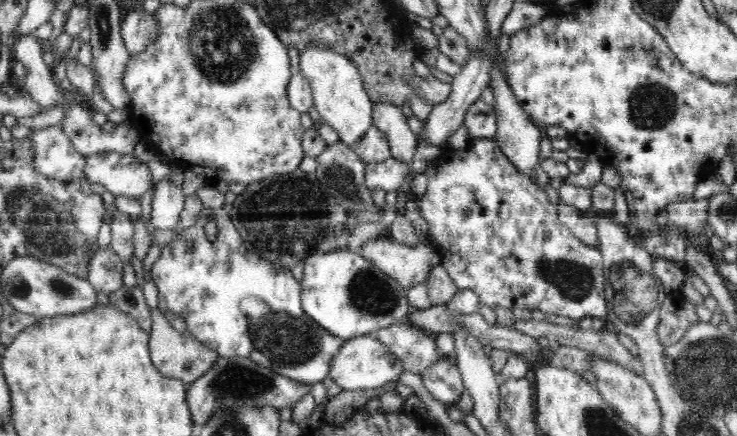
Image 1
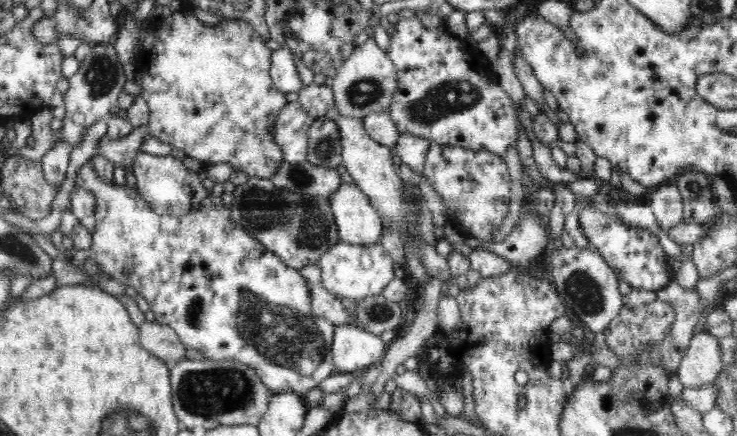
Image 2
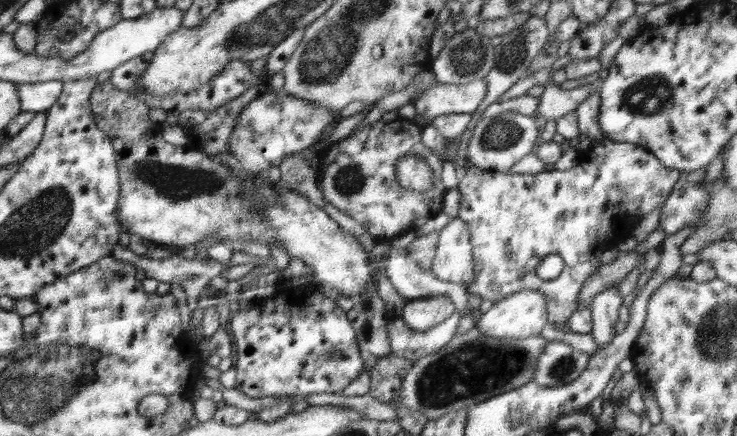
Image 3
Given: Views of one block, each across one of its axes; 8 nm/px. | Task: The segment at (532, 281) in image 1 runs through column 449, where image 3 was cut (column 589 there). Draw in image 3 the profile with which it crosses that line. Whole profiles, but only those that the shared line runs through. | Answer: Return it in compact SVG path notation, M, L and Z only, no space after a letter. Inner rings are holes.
M608 138L600 144L595 142L576 166L564 171L553 169L537 174L491 172L467 161L465 175L457 188L461 194L459 217L470 229L474 253L474 278L465 285L467 292L495 304L522 290L540 290L547 299L548 323L565 327L579 308L578 294L584 279L602 265L602 252L616 248L620 242L632 236L632 228L646 214L661 206L678 184L680 175L680 171L662 165L648 149ZM548 254L558 254L564 260L564 268L556 278L543 281L536 275L536 268Z

